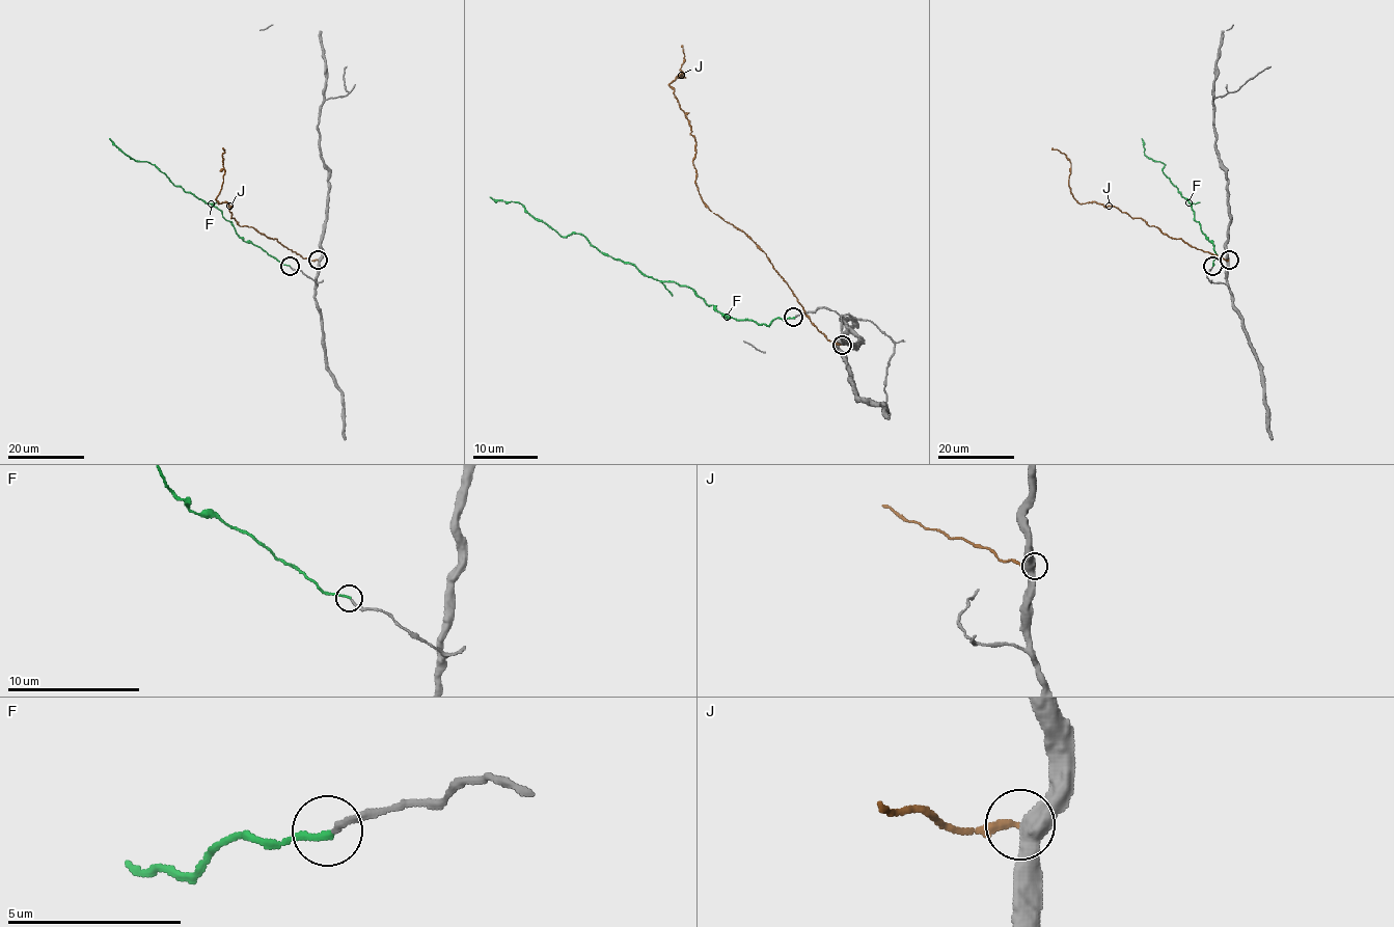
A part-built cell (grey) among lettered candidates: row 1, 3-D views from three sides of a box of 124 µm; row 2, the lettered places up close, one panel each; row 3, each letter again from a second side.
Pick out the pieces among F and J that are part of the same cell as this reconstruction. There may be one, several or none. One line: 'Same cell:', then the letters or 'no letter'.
Same cell: F

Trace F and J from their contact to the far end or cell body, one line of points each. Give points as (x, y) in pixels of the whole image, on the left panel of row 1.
F: (289, 266), (247, 242), (219, 210), (175, 187), (154, 164), (136, 162), (124, 154), (109, 138)
J: (318, 260), (304, 258), (275, 239), (240, 225), (231, 217), (231, 206), (219, 203), (222, 148)

